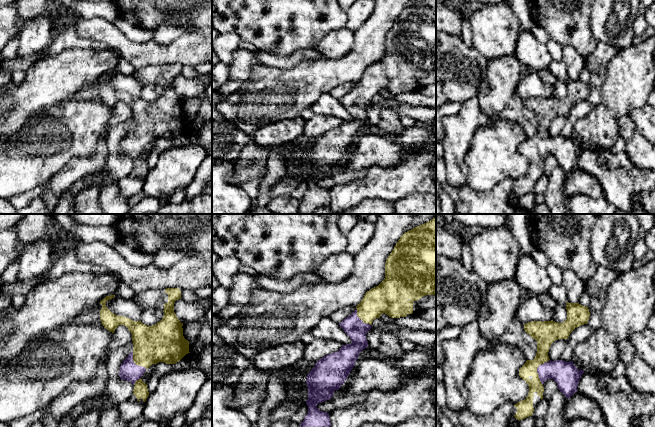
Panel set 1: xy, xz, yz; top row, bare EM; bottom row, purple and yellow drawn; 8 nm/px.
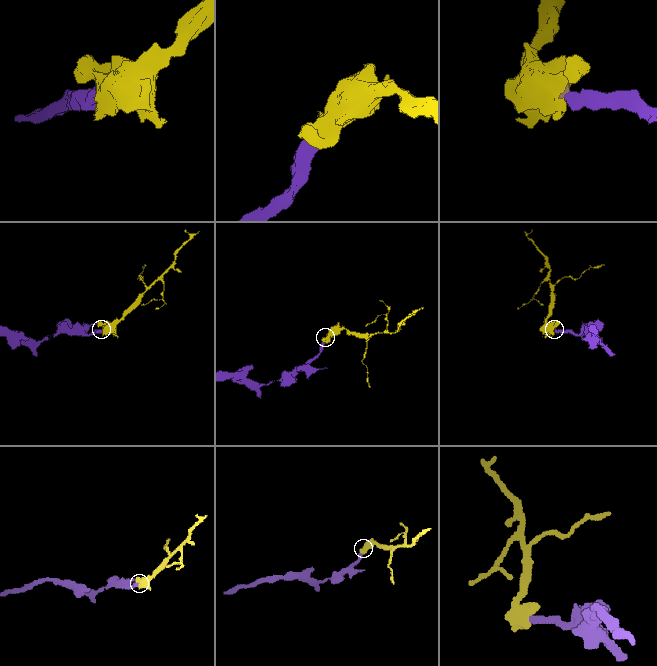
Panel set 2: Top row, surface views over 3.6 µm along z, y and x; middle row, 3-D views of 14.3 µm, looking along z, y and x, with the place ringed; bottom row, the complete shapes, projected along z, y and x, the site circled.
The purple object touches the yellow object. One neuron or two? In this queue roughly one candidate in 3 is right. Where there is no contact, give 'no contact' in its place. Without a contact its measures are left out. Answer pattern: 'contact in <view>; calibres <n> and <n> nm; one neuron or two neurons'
contact in yz; calibres 200 and 130 nm; one neuron

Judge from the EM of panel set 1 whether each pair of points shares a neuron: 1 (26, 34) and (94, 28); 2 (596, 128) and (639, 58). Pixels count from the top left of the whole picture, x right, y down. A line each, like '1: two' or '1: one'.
1: two
2: one

